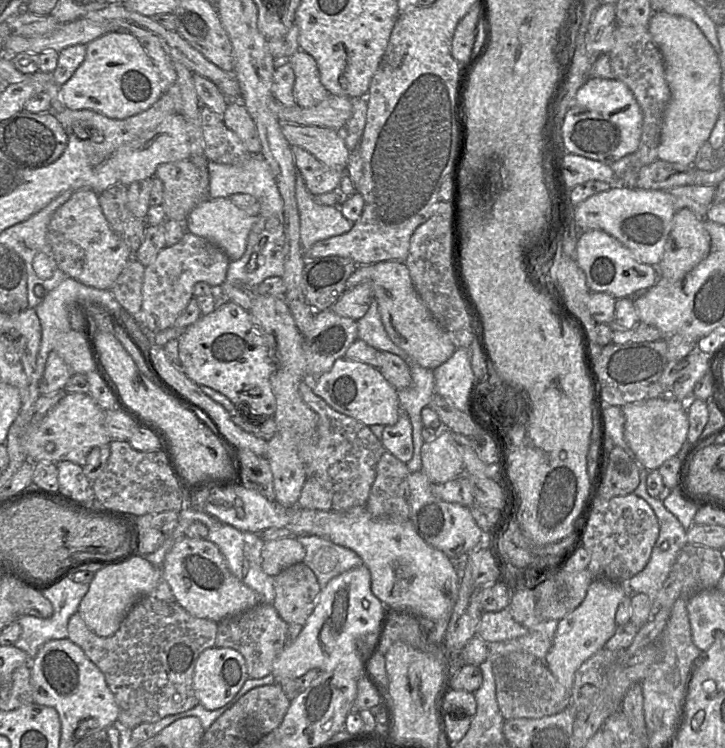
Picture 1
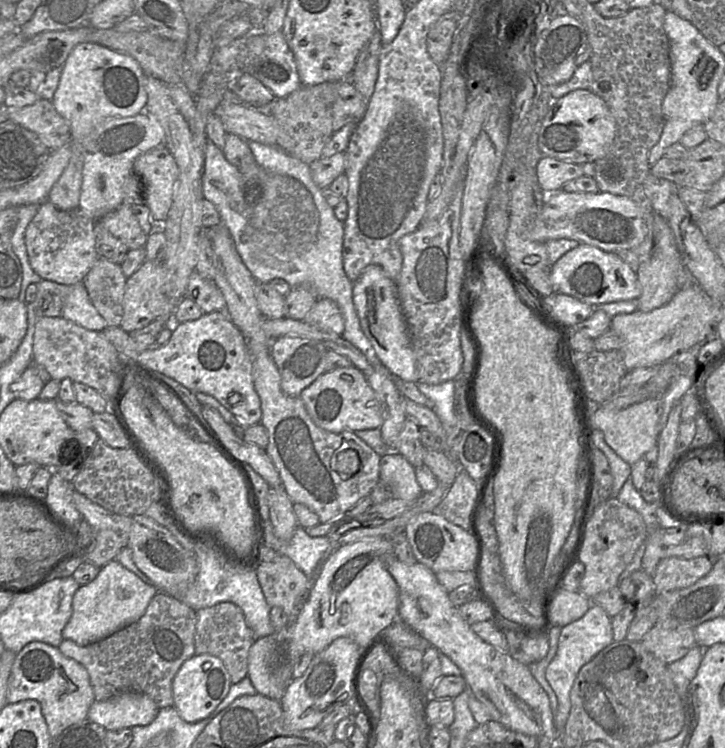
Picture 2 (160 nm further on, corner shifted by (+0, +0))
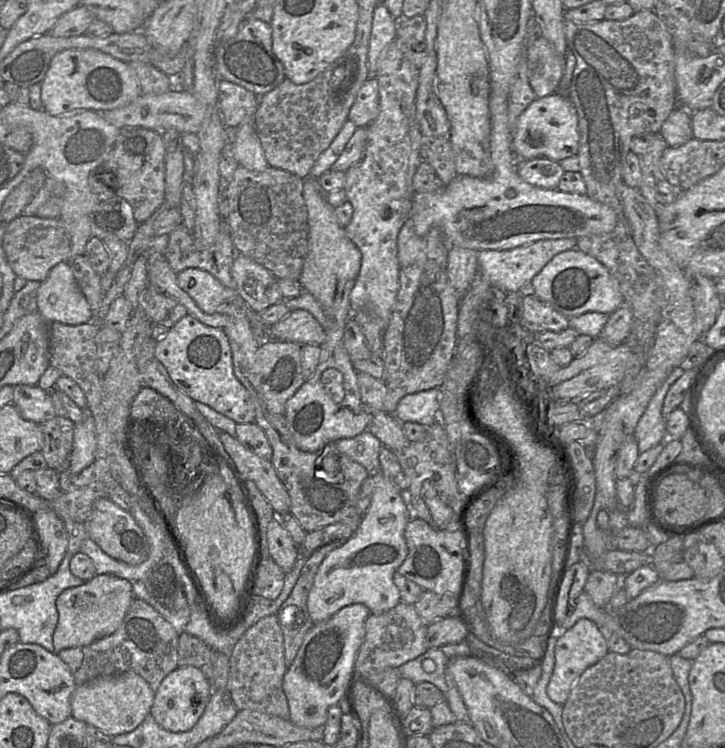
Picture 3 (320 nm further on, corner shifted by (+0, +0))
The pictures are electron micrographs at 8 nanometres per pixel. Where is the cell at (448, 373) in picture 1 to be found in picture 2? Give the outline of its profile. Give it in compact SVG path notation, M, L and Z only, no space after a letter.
M449 380L438 385L418 383L419 390L433 403L432 410L440 419L445 431L457 427L454 411L455 382Z

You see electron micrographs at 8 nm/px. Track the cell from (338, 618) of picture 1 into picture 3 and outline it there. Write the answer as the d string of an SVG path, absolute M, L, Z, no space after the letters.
M380 472L370 475L374 479L372 499L357 530L326 555L315 574L307 598L308 612L314 624L328 620L350 604L361 603L370 613L381 614L401 602L393 577L408 554L404 533L410 511L401 498L401 488Z

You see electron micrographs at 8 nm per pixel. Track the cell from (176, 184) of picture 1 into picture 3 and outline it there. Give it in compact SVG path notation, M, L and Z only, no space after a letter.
M146 128L120 129L111 152L104 163L94 171L94 176L98 181L102 176L107 179L107 187L113 189L118 197L131 205L138 223L147 221L162 205L165 197L165 146L161 132Z

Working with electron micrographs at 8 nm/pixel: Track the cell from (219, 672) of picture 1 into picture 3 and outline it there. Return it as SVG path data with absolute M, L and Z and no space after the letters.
M193 666L177 667L161 682L155 692L150 715L163 729L185 732L195 726L212 697L212 688L201 669Z

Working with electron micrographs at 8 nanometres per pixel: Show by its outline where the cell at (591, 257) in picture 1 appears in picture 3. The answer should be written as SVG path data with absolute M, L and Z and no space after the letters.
M577 248L556 255L532 279L528 294L534 294L568 318L588 312L610 315L624 304L617 279L597 259Z

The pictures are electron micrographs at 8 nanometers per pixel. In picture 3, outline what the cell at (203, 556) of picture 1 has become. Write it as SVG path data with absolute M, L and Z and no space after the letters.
M108 498L98 499L87 520L89 539L110 557L129 565L139 565L148 559L150 542L132 515L121 509Z

